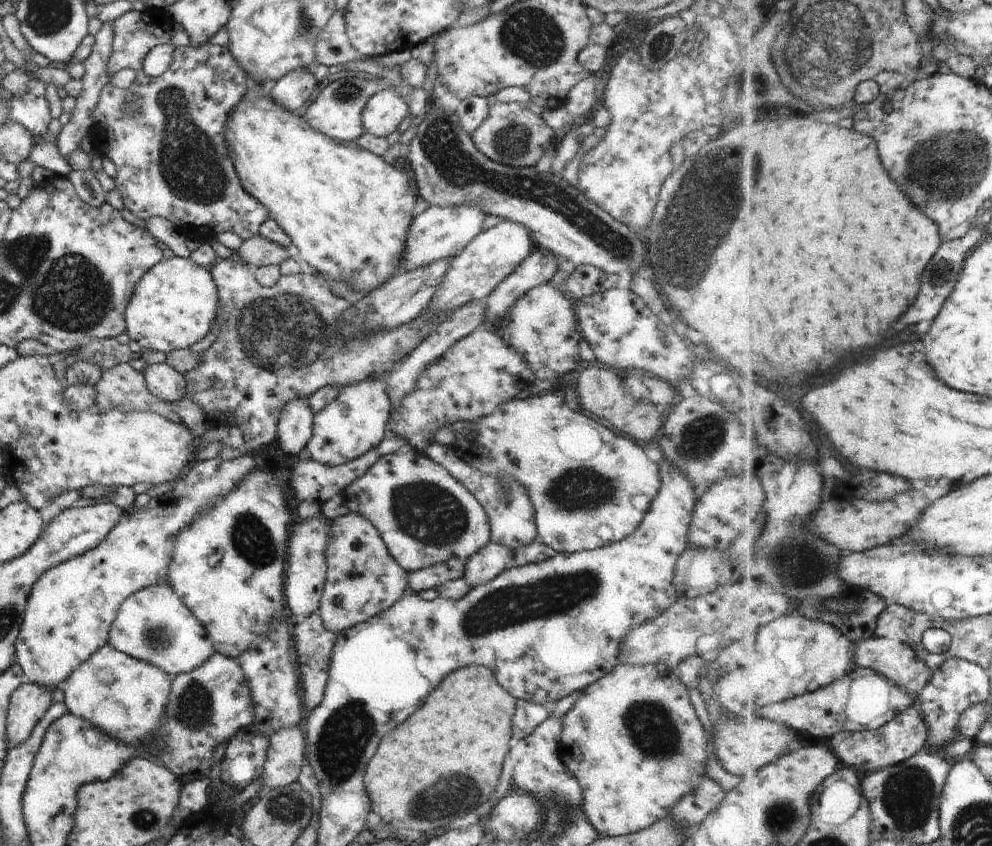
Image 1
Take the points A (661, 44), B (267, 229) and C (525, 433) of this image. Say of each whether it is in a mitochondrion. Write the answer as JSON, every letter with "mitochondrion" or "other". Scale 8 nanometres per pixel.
{"A":"mitochondrion","B":"other","C":"other"}

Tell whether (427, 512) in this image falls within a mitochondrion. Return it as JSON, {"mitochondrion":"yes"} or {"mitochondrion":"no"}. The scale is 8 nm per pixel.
{"mitochondrion":"yes"}

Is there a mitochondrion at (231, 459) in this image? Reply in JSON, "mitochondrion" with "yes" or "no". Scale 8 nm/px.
{"mitochondrion":"no"}

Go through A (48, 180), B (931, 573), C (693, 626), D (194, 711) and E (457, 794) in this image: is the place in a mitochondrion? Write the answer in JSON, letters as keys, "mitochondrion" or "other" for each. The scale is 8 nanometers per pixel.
{"A":"other","B":"mitochondrion","C":"mitochondrion","D":"mitochondrion","E":"mitochondrion"}

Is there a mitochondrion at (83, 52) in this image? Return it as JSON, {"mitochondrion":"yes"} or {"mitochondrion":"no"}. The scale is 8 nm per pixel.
{"mitochondrion":"no"}

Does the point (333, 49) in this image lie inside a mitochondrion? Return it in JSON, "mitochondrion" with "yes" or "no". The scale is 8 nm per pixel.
{"mitochondrion":"yes"}

